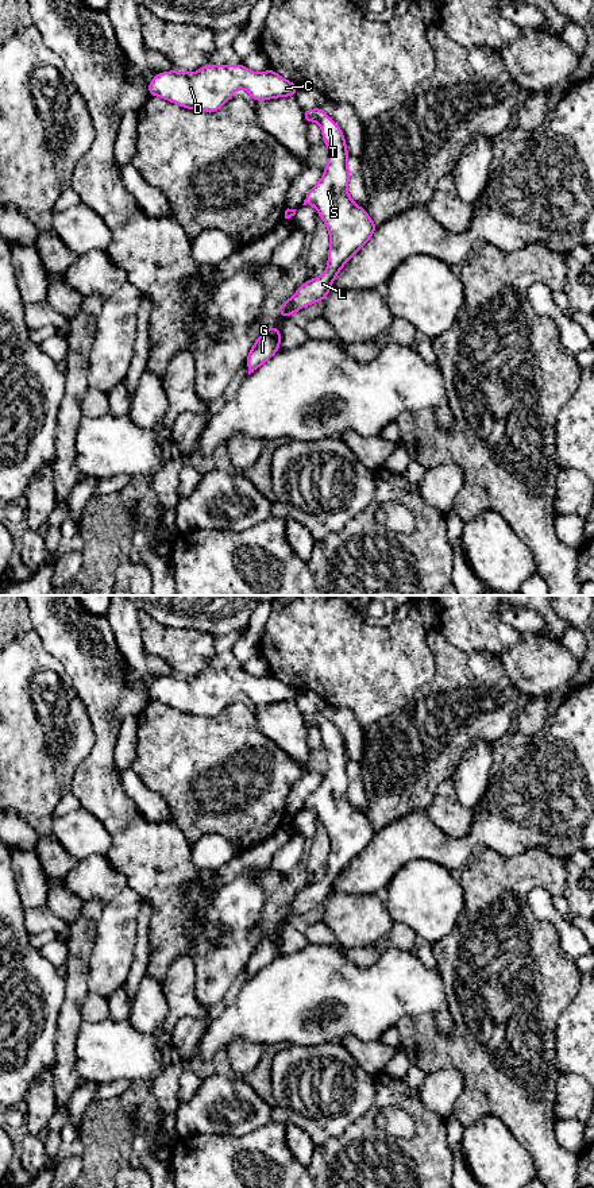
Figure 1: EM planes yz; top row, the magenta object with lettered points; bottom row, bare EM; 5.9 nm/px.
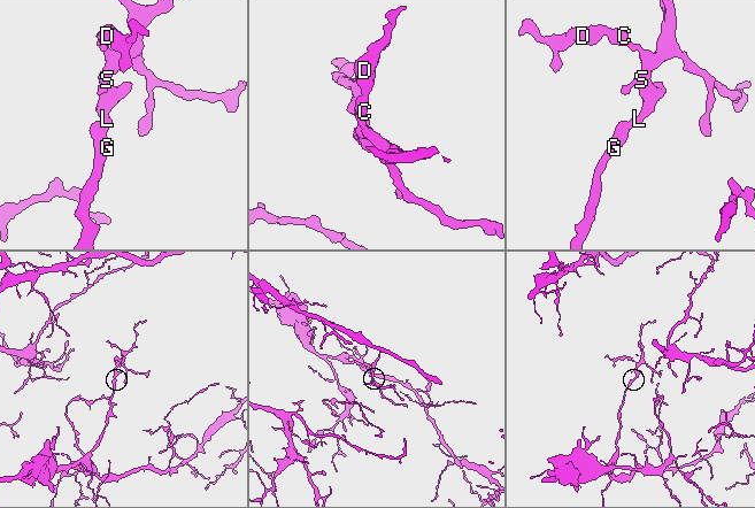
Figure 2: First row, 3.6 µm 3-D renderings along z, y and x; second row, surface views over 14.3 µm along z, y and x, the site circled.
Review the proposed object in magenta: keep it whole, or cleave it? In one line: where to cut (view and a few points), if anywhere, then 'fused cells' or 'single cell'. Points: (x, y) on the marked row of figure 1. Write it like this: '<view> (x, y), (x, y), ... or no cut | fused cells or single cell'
no cut | single cell

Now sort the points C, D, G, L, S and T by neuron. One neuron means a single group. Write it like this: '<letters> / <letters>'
C D G L S T

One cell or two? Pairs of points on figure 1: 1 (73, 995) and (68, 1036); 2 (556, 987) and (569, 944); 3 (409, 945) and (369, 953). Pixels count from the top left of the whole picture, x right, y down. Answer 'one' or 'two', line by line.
1: one
2: two
3: one

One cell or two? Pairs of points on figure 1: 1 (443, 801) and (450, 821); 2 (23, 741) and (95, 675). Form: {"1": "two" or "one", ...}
{"1": "one", "2": "two"}

